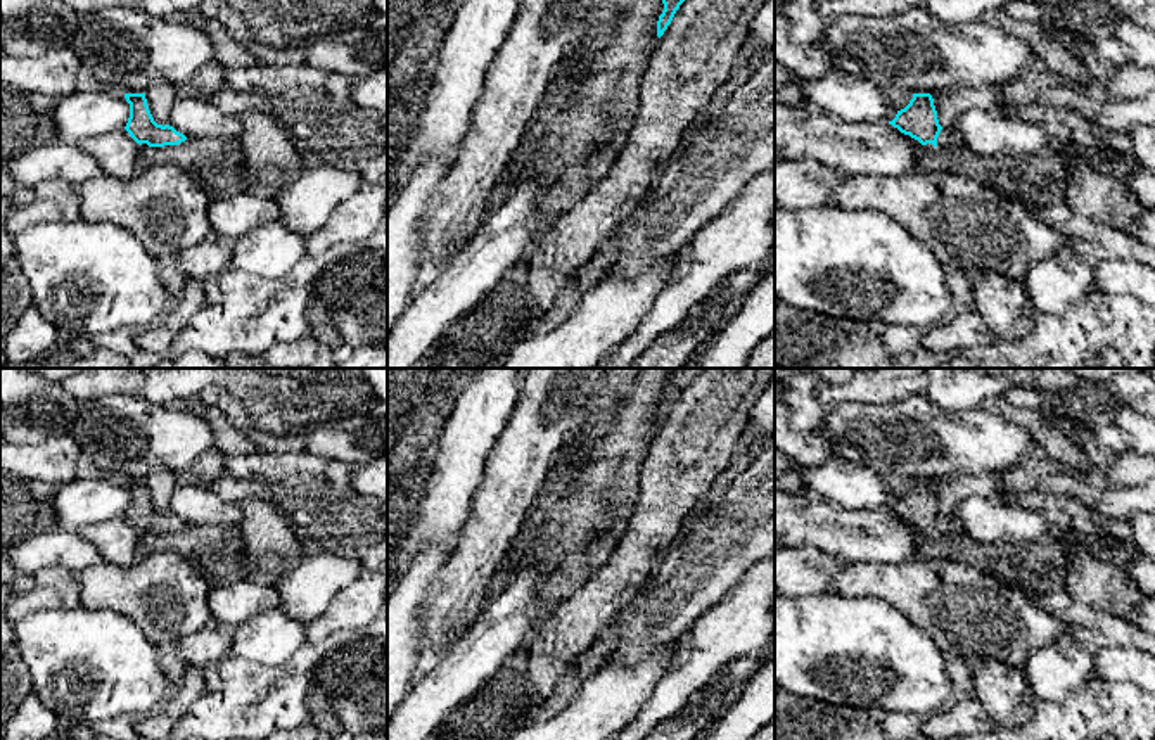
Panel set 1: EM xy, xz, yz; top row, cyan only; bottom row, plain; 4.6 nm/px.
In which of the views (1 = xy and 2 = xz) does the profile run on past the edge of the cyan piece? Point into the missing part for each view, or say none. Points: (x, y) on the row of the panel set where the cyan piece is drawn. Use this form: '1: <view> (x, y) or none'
1: none
2: none

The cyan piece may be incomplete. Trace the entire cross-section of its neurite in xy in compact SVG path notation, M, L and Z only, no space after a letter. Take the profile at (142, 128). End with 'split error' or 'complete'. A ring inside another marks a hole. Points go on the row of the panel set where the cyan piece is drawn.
M124 93L130 104L130 118L124 130L137 144L149 147L178 145L187 137L169 124L157 124L149 111L145 93Z; complete

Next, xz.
M662 0L664 10L662 10L662 14L659 16L659 21L657 21L657 36L659 36L659 38L664 35L664 31L666 31L667 26L671 24L676 10L680 9L680 5L681 5L683 2L685 2L685 0Z; complete

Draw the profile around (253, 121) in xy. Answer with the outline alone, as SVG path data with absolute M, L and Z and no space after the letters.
M252 109L237 118L242 123L242 149L247 154L247 192L275 201L306 169L304 157L271 112Z

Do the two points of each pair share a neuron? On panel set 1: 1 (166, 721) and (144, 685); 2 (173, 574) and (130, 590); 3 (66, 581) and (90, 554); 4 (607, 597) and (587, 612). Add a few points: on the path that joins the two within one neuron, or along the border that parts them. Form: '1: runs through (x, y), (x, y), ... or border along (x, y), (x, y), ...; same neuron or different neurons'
1: border along (178, 682), (175, 690), (144, 716); different neurons
2: runs through (163, 581), (151, 581), (140, 590); same neuron
3: border along (75, 571), (64, 566), (47, 566), (33, 576); different neurons
4: runs through (602, 599), (592, 609); same neuron

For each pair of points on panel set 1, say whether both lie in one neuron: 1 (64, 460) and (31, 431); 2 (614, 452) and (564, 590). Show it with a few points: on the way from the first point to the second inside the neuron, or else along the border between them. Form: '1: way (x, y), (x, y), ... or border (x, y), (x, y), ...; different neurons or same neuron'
1: border (70, 433), (59, 433), (37, 443), (18, 445); different neurons
2: way (607, 486), (597, 507), (571, 533), (569, 555); same neuron

